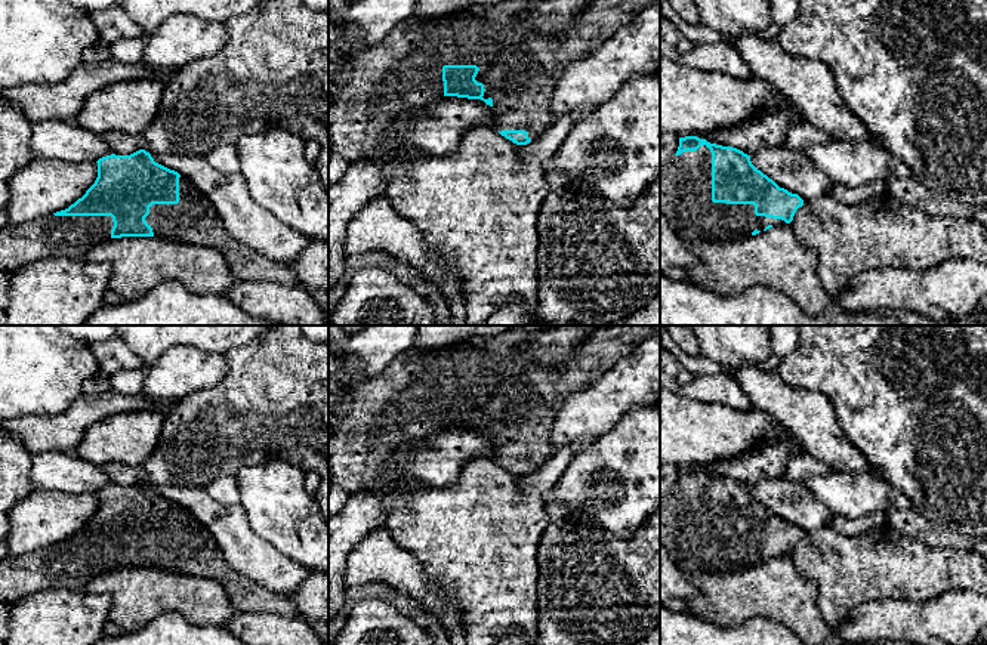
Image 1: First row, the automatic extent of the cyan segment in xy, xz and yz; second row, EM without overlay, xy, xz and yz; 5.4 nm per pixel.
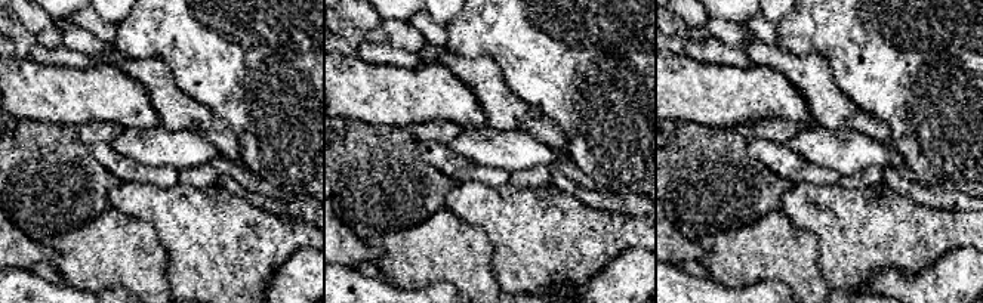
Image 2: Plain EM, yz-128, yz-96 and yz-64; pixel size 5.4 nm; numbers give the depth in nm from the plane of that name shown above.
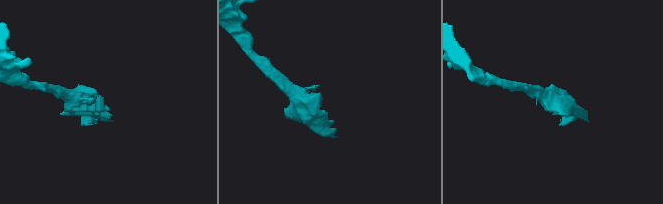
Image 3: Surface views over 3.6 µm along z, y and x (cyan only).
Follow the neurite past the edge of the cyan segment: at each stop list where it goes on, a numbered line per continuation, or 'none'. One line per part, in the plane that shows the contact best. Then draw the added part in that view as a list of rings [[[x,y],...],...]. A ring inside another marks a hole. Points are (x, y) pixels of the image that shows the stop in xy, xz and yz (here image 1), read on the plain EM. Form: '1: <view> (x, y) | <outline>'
1: yz (685, 515) | [[[706,476],[660,496],[660,544],[685,575],[747,570],[755,561],[786,555],[756,547],[753,536],[713,534],[712,484]]]

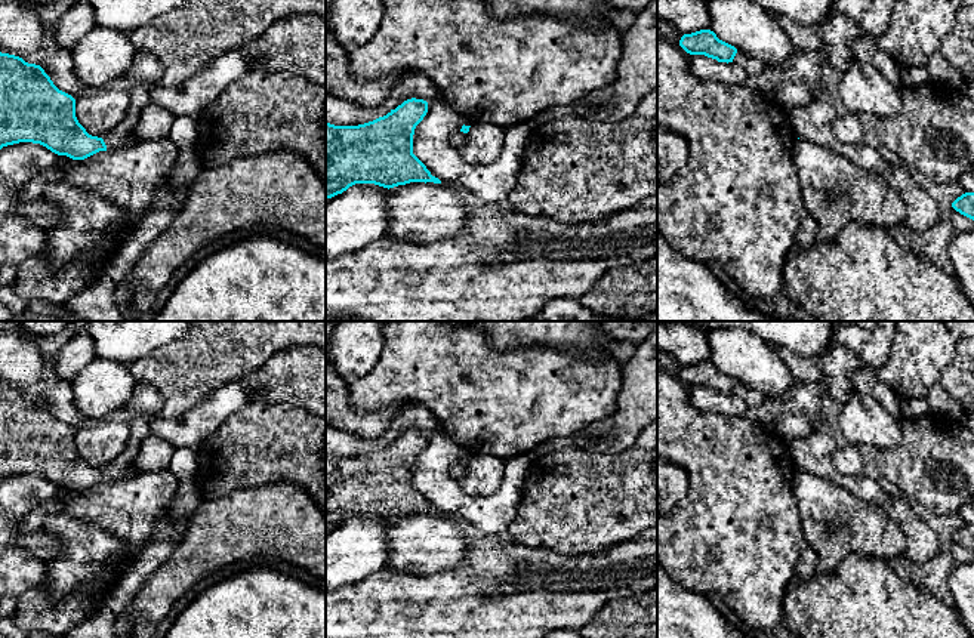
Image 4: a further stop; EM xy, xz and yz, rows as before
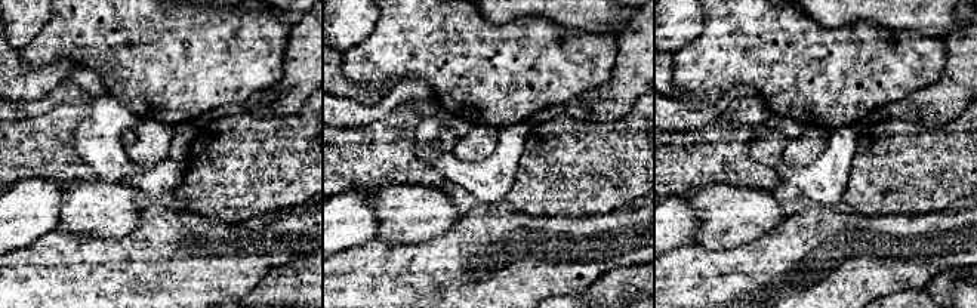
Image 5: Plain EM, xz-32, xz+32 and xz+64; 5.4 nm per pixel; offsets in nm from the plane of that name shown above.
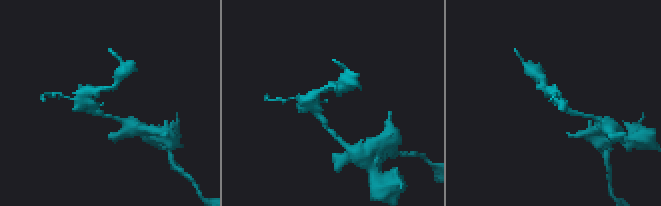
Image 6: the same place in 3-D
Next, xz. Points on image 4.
none

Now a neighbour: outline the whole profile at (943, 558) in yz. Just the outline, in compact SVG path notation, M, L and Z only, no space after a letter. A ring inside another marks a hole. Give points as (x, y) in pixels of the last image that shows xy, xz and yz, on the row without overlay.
M940 549L925 564L913 563L906 555L901 555L894 558L890 565L900 579L910 582L921 589L933 592L944 604L955 608L953 597L947 585L947 579L956 565L950 551Z

